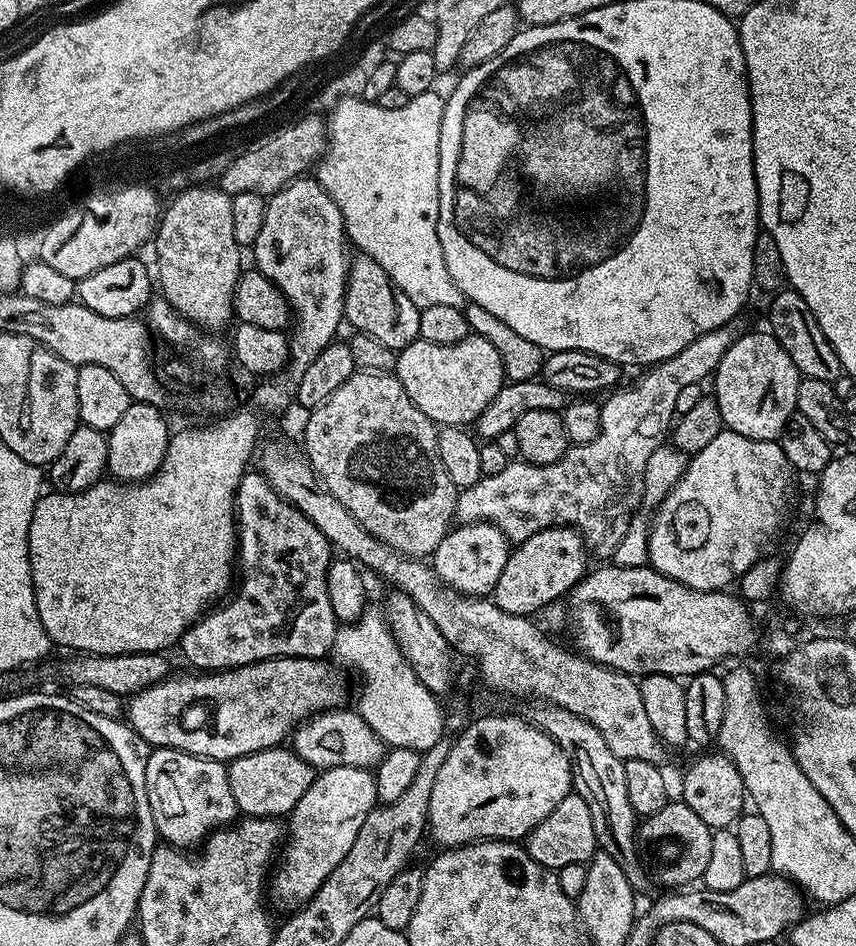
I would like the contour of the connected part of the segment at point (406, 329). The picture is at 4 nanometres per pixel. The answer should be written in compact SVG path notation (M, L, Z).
M363 254L357 255L348 265L344 318L349 325L353 324L356 332L365 332L370 338L378 338L382 346L390 346L393 350L410 346L415 340L420 339L420 309L414 302L410 302L410 298L406 298L406 294L402 294L402 290L398 290L398 286L394 286L394 282L388 277L386 270L378 266L378 262Z

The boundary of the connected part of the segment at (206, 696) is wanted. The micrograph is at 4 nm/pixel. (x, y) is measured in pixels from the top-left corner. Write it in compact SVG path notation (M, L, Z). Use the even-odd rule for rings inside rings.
M279 656L273 660L263 660L262 662L254 662L246 666L238 666L237 668L225 668L223 672L201 671L196 676L176 676L169 675L168 679L158 682L154 686L150 686L141 692L135 692L126 704L126 720L136 733L146 741L152 748L173 748L179 752L189 752L195 756L205 756L211 760L219 760L221 762L231 762L242 758L246 754L254 754L261 752L267 748L281 747L291 737L292 733L300 727L304 721L309 720L317 712L326 712L336 710L341 707L340 704L344 700L344 688L340 685L340 676L337 665L329 662L327 659L307 660L306 658L298 658L297 656Z

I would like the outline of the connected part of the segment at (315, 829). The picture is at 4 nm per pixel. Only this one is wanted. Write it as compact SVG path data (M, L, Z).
M358 766L323 769L290 813L286 843L270 876L271 899L273 896L288 910L307 904L311 896L318 894L322 882L334 874L338 862L346 858L350 846L354 846L354 838L358 838L358 830L362 830L362 822L366 822L377 804L376 778L369 769Z

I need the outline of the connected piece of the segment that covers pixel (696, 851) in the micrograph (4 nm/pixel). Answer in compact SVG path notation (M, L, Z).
M669 802L658 810L658 814L650 814L639 821L636 843L643 859L650 865L651 875L655 879L657 876L665 884L665 889L680 890L695 885L703 877L706 862L710 859L712 834L713 829L708 828L706 822L690 810L690 806L682 802Z

